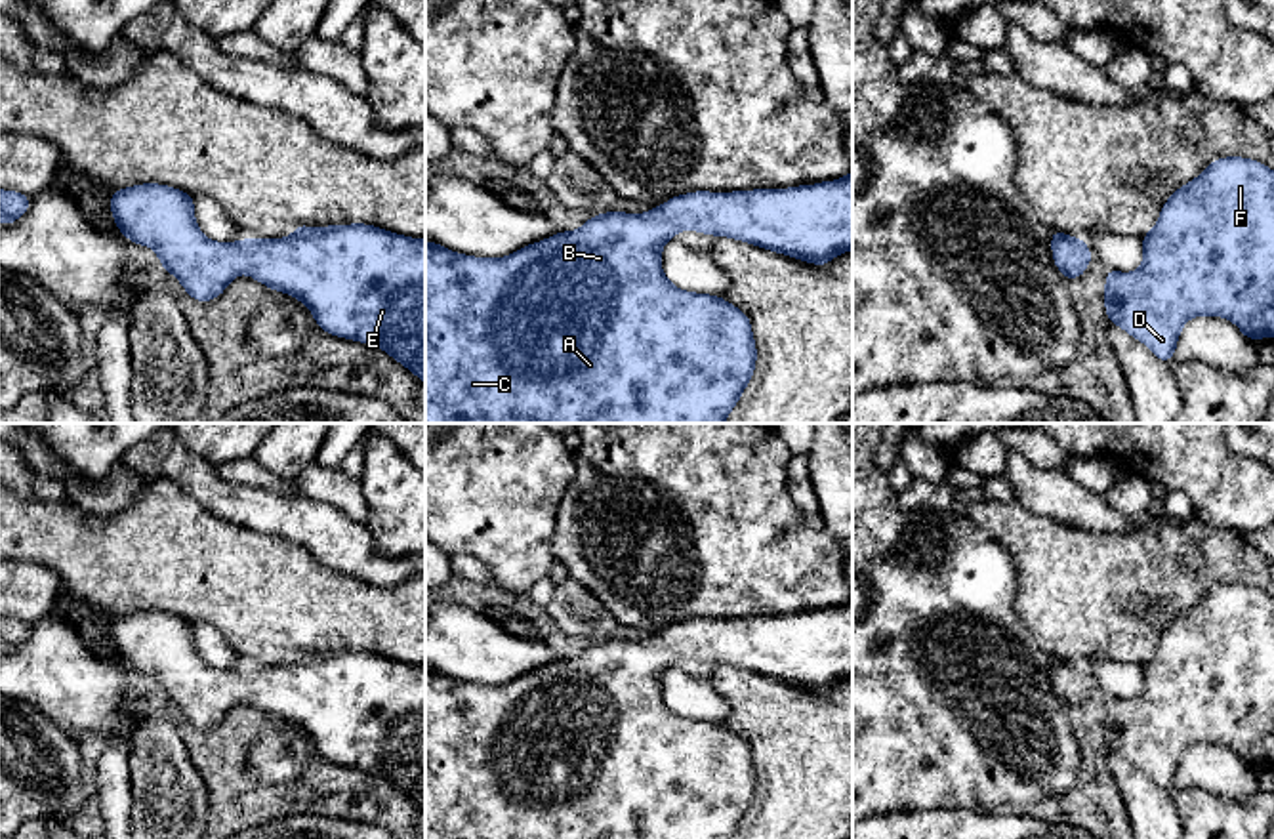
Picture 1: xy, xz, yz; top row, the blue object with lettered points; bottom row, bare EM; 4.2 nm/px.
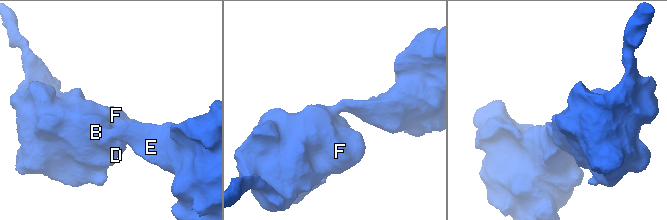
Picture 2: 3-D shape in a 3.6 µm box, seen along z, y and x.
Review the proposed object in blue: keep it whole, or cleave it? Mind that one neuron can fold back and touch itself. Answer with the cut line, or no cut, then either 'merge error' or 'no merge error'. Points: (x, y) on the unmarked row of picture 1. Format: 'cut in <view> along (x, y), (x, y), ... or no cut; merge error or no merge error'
no cut; no merge error

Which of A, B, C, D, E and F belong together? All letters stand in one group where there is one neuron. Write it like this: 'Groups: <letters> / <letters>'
Groups: A B C D E F

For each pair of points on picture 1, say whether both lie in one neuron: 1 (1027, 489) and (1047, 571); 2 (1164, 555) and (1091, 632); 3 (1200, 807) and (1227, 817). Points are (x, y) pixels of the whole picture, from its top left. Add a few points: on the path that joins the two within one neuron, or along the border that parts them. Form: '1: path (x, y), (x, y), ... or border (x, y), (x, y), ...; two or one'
1: border (1015, 498), (1030, 511), (1074, 529); two
2: path (1145, 574), (1107, 613); one
3: path (1206, 813), (1221, 817); one

